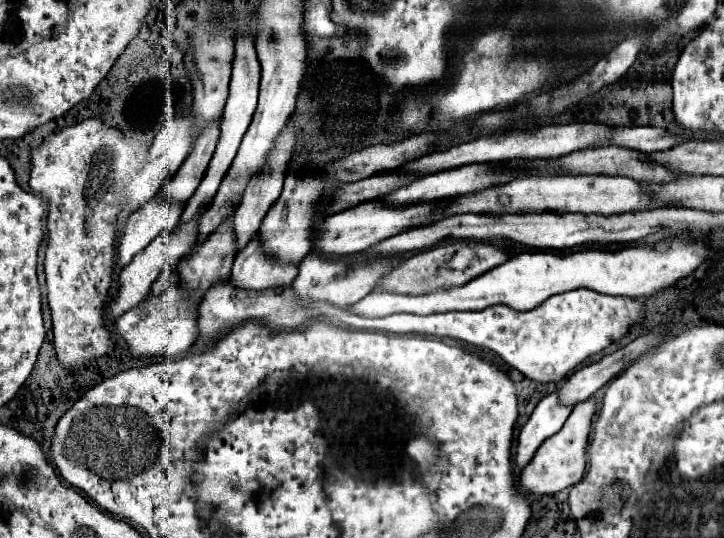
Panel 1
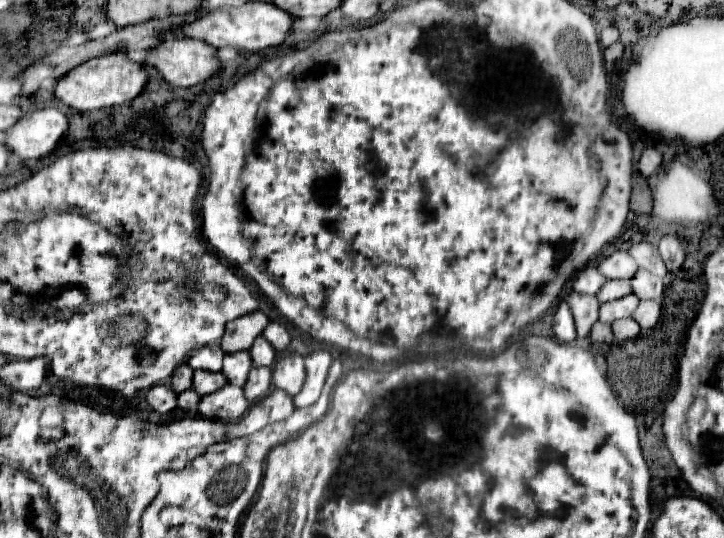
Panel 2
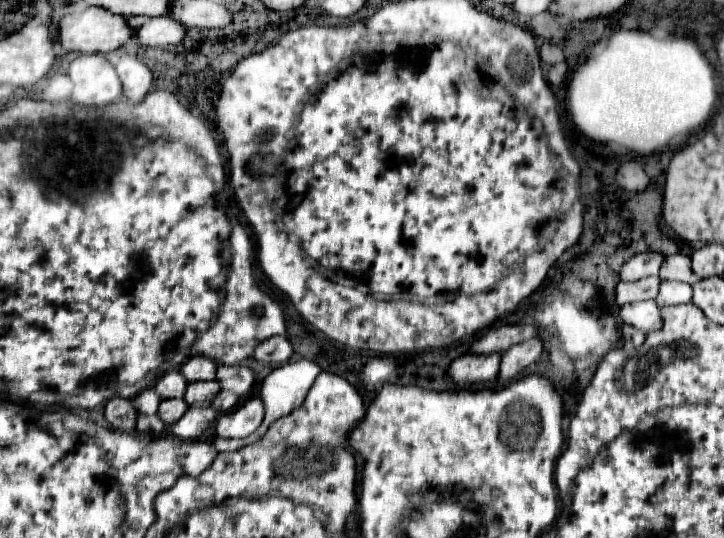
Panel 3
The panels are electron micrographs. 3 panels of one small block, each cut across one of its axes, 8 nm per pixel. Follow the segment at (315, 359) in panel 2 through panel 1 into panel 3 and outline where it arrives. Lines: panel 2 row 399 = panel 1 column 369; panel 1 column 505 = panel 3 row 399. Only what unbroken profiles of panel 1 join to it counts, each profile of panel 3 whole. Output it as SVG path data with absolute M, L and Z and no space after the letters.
M300 360L300 362L286 364L286 366L282 366L282 368L272 370L272 372L264 378L262 388L260 388L260 396L262 396L262 402L264 402L264 420L262 420L258 432L252 432L246 440L218 440L218 438L216 438L216 440L214 440L216 450L218 450L218 452L234 452L234 450L240 450L240 448L244 448L244 446L248 446L248 444L258 442L258 440L268 432L268 428L270 428L270 424L272 424L274 420L278 420L278 418L282 418L282 416L286 416L286 414L290 414L292 410L296 410L296 408L302 406L302 402L304 402L308 390L312 388L312 384L314 384L314 380L316 380L316 376L318 376L320 372L322 372L320 366L314 364L314 362L308 362L308 360Z

